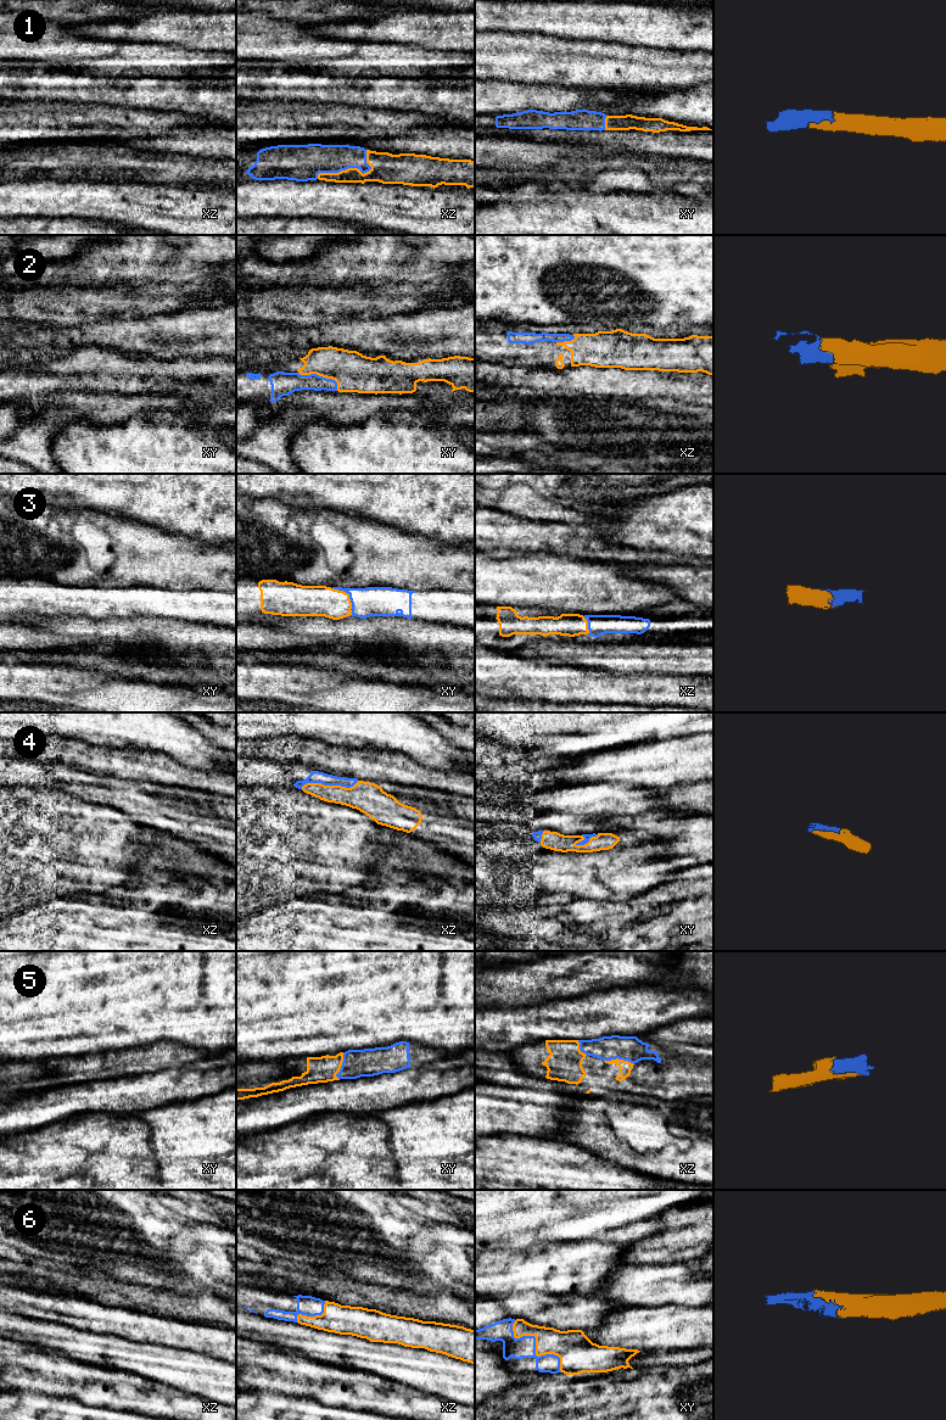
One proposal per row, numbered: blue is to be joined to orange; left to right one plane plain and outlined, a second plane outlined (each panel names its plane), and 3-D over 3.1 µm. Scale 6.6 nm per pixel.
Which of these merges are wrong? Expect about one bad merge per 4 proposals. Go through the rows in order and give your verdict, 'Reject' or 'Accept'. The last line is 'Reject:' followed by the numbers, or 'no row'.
1: Accept
2: Accept
3: Accept
4: Accept
5: Accept
6: Accept
Reject: no row

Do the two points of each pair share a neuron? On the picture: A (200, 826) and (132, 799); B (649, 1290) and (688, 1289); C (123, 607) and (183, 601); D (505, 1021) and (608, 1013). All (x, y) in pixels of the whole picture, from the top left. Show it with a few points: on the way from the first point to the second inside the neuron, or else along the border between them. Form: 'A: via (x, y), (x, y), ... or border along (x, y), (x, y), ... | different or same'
A: via (183, 825), (149, 811) | same
B: via (659, 1289), (678, 1289) | same
C: via (138, 602), (168, 602) | same
D: via (531, 1021), (582, 1017) | same

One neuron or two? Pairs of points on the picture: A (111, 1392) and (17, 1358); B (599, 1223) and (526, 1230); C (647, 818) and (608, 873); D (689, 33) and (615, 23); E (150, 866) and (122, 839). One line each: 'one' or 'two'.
A: one
B: one
C: two
D: one
E: two

